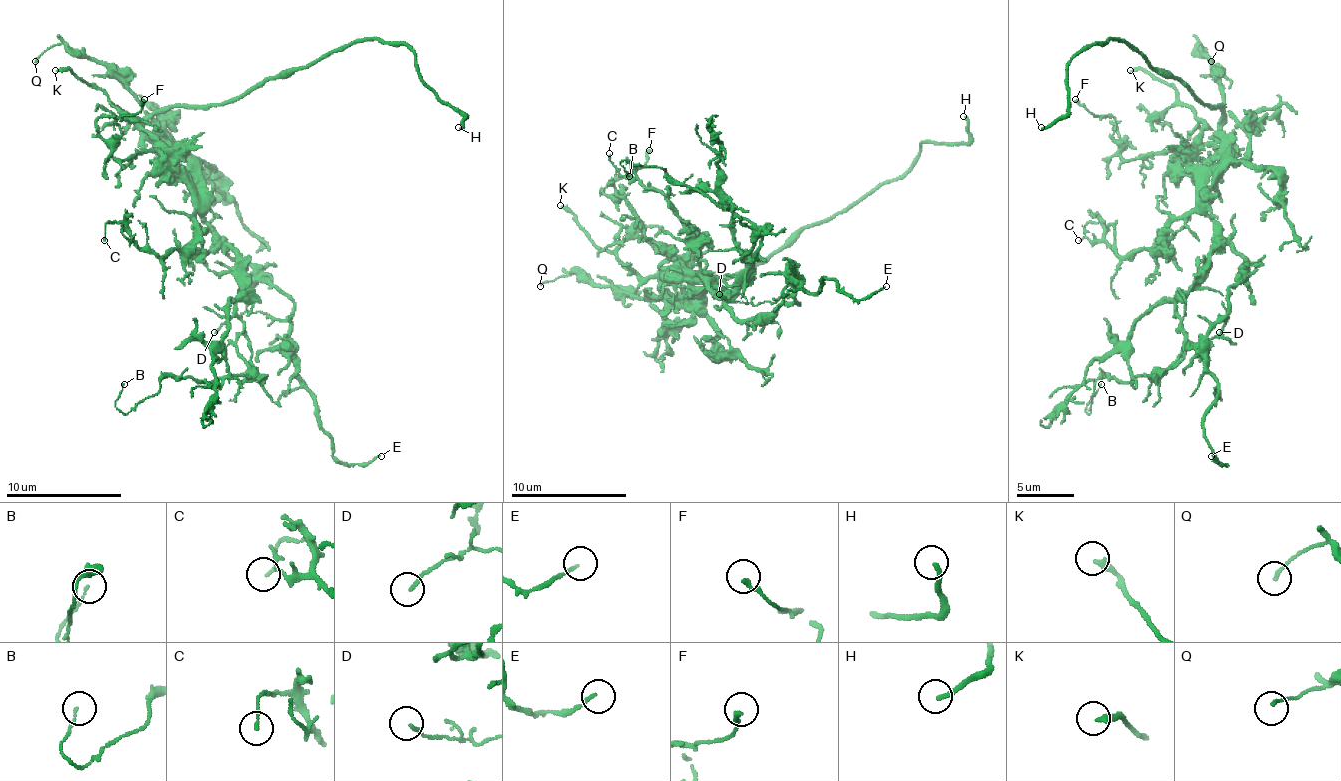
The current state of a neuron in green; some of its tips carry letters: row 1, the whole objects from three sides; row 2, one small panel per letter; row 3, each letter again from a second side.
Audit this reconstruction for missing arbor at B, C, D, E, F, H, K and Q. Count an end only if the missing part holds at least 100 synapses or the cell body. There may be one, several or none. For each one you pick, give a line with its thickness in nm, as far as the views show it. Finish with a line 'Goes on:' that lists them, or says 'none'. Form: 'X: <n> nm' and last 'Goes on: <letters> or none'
H: 200 nm
Goes on: H

